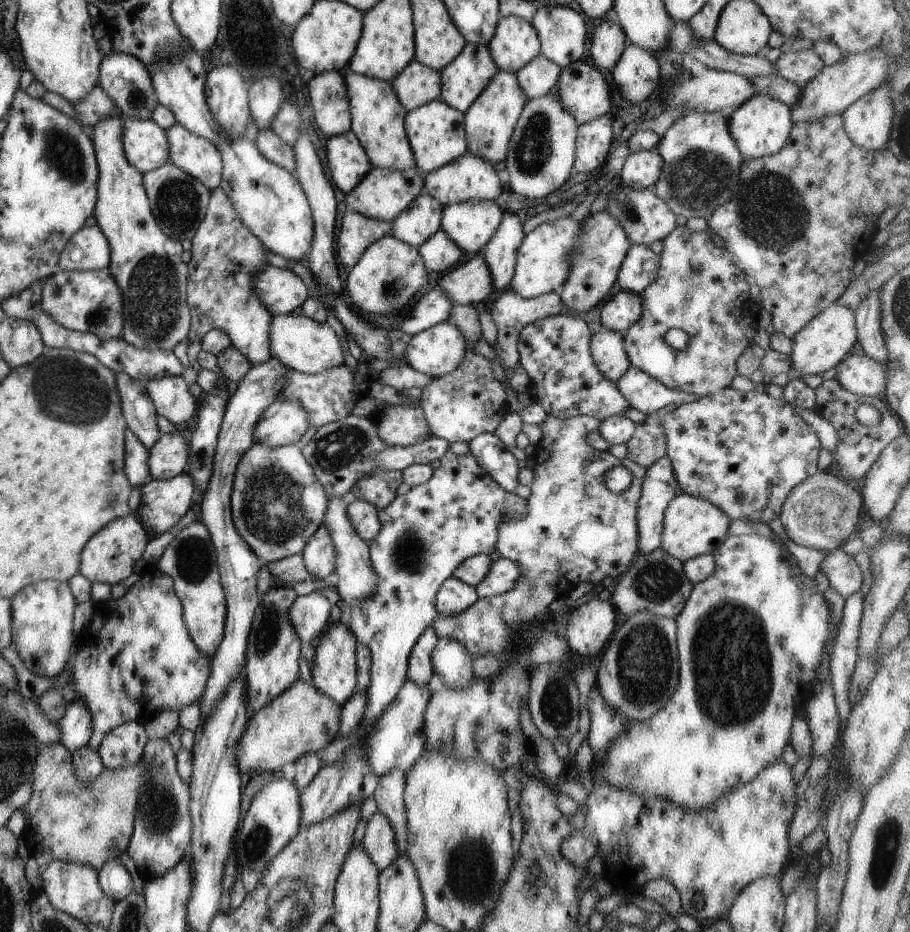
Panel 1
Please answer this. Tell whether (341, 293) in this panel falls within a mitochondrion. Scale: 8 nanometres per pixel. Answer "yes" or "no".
no

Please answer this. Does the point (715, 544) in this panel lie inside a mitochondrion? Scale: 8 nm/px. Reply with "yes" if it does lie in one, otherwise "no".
no

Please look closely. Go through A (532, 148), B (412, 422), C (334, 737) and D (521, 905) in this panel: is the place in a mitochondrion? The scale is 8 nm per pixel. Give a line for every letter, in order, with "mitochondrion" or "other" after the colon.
A: mitochondrion
B: other
C: other
D: mitochondrion

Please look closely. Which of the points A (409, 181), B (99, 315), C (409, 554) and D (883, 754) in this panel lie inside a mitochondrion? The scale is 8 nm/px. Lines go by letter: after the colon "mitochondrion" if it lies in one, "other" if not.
A: other
B: mitochondrion
C: mitochondrion
D: other

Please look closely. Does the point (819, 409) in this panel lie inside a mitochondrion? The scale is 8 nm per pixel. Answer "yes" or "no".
no

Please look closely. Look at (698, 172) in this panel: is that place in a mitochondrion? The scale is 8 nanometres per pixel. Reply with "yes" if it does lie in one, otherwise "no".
yes

